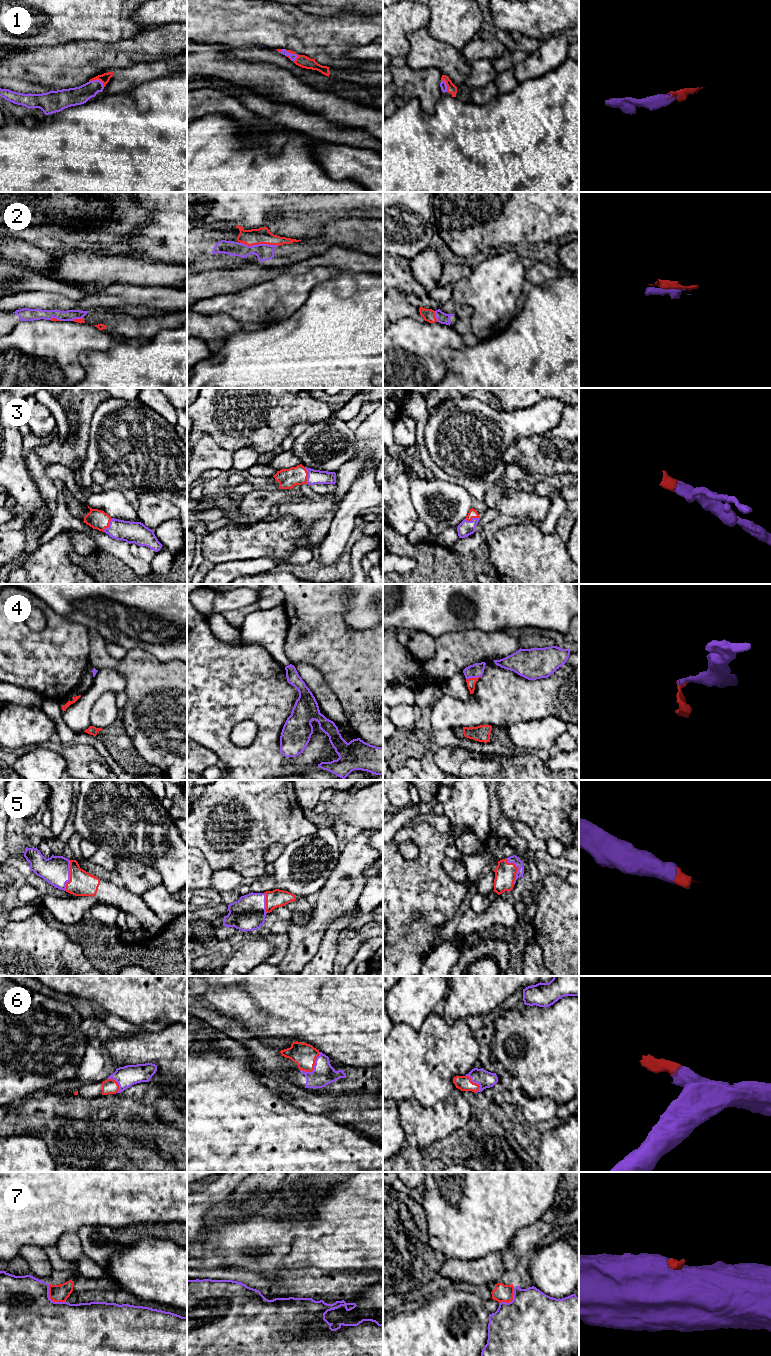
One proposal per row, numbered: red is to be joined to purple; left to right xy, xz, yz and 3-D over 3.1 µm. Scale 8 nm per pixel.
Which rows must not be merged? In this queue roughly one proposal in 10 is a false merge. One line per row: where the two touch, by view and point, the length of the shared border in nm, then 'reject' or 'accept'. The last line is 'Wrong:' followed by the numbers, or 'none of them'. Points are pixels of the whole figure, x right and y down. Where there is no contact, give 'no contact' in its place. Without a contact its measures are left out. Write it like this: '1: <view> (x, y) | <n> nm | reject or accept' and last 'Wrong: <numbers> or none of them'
1: xy (97, 79) | 140 nm | accept
2: xz (259, 244) | 320 nm | accept
3: xz (308, 475) | 140 nm | accept
4: yz (473, 677) | 120 nm | accept
5: yz (518, 869) | 220 nm | accept
6: xz (314, 1067) | 220 nm | accept
7: xy (49, 1298) | 200 nm | reject
Wrong: 7

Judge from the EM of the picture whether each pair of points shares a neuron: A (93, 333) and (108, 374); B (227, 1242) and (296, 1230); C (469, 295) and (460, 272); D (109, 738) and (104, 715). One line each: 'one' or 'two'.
A: two
B: one
C: two
D: two

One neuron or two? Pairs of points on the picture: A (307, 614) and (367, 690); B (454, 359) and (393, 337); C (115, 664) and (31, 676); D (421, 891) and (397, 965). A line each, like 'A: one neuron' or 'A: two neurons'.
A: one neuron
B: two neurons
C: two neurons
D: one neuron

